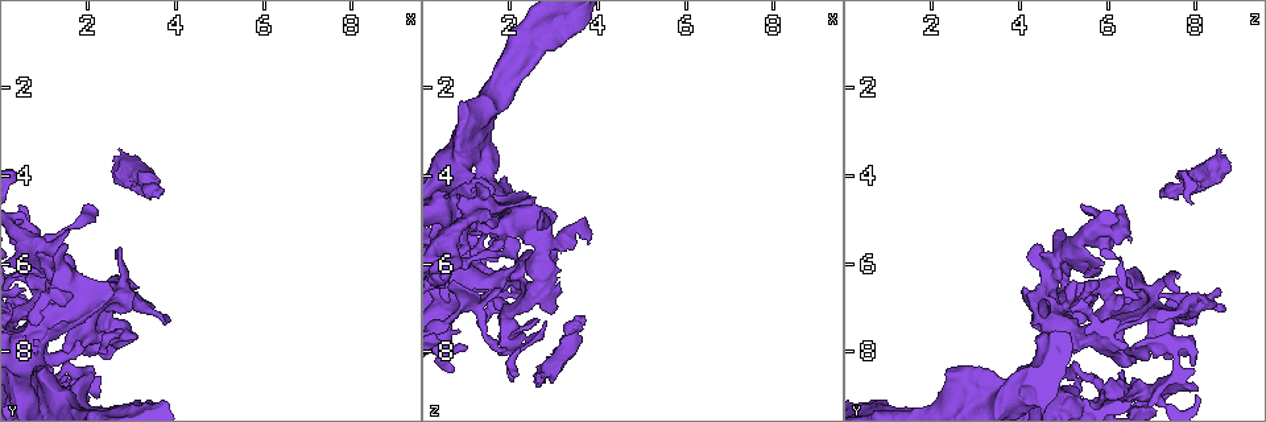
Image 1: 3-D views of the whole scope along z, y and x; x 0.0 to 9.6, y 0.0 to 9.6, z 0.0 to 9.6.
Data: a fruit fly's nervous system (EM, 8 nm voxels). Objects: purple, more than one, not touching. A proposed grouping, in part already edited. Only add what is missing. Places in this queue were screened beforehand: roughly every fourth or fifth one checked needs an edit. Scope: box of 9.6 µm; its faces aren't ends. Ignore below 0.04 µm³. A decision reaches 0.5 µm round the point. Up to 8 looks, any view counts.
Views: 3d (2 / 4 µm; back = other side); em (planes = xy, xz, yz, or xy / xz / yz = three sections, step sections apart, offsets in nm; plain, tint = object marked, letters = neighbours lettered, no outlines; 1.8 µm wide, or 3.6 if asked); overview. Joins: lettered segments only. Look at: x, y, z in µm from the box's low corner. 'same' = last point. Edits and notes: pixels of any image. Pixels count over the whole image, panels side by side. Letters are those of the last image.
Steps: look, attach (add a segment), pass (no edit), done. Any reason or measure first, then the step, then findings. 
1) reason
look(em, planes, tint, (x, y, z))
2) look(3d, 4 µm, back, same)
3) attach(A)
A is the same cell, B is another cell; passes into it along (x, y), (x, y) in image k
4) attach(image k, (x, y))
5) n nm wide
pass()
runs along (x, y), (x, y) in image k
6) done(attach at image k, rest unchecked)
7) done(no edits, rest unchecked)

an open end
look(em, xz, step 8, letters, (1.05, 7.20, 7.85))

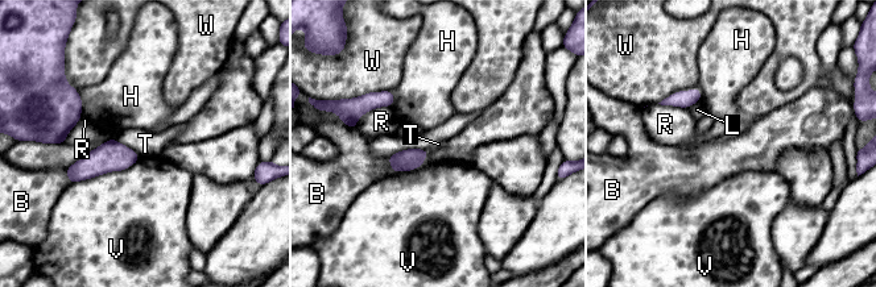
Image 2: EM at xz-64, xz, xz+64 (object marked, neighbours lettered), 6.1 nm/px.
110 nm wide
pass()
B, H, L, R, T, V and W are other cells; border along (114, 138), (140, 156) in image 2; none of them fits

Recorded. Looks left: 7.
free end
look(3d, 4 µm, (3.60, 4.50, 7.25))

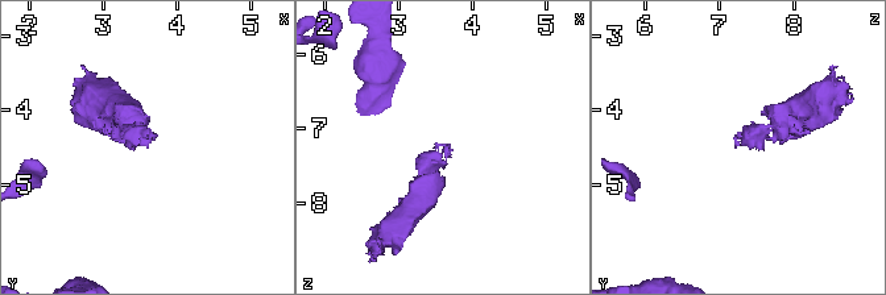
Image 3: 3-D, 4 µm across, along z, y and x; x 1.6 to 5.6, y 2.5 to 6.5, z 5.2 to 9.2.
look(em, xy, step 4, letters, (3.65, 4.50, 7.20))

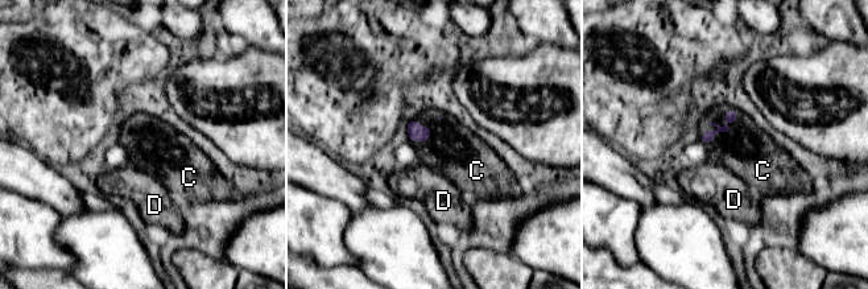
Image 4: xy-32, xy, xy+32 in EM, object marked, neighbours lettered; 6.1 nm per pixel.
look(em, planes, letters, same)

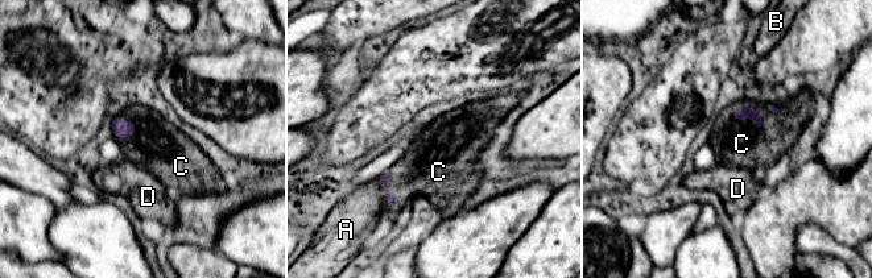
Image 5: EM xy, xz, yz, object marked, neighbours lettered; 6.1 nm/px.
attach(C)
C is the same cell, A, B and D are other cells; passes into it along (740, 112), (747, 116), (742, 144) in image 5; it goes on there

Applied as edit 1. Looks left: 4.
redraw
look(overview)

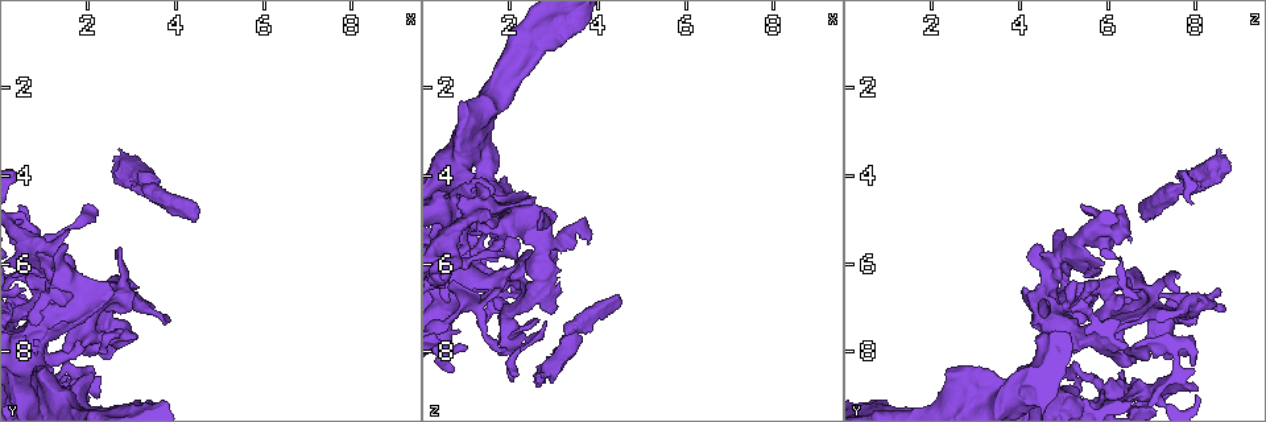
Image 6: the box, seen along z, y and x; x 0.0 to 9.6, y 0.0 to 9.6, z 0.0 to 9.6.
thick turns thin
look(3d, 4 µm, (2.65, 6.80, 5.00))

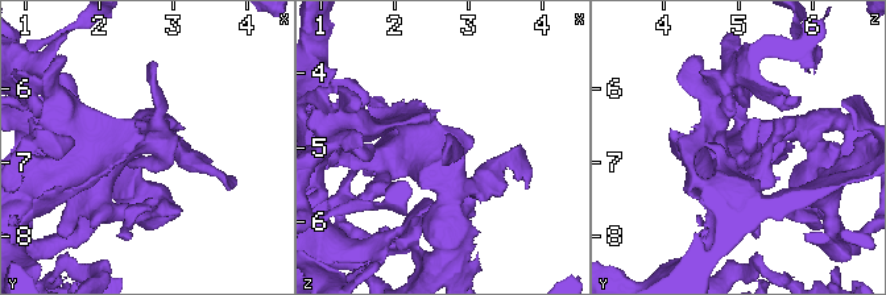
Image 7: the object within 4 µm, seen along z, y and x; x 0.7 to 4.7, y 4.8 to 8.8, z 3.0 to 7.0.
now the EM
look(em, xz, step 4, letters, (2.65, 6.75, 4.95))

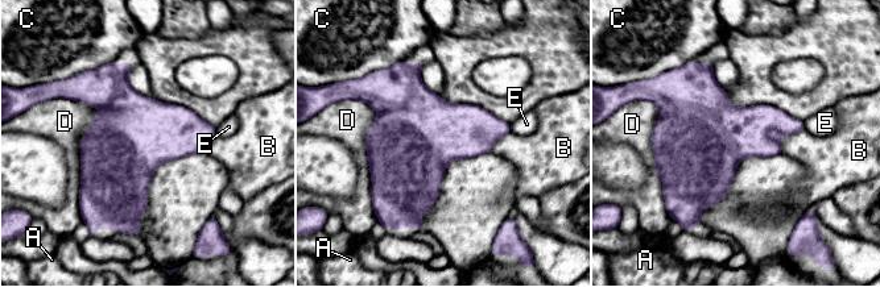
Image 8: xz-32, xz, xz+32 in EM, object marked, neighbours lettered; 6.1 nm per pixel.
pass()
A, B, C, D and E are other cells; border along (66, 98), (98, 109), (78, 199) in image 8; no lettered segment goes on from it

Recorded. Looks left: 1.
done(attach at image 5, rest unchecked)

